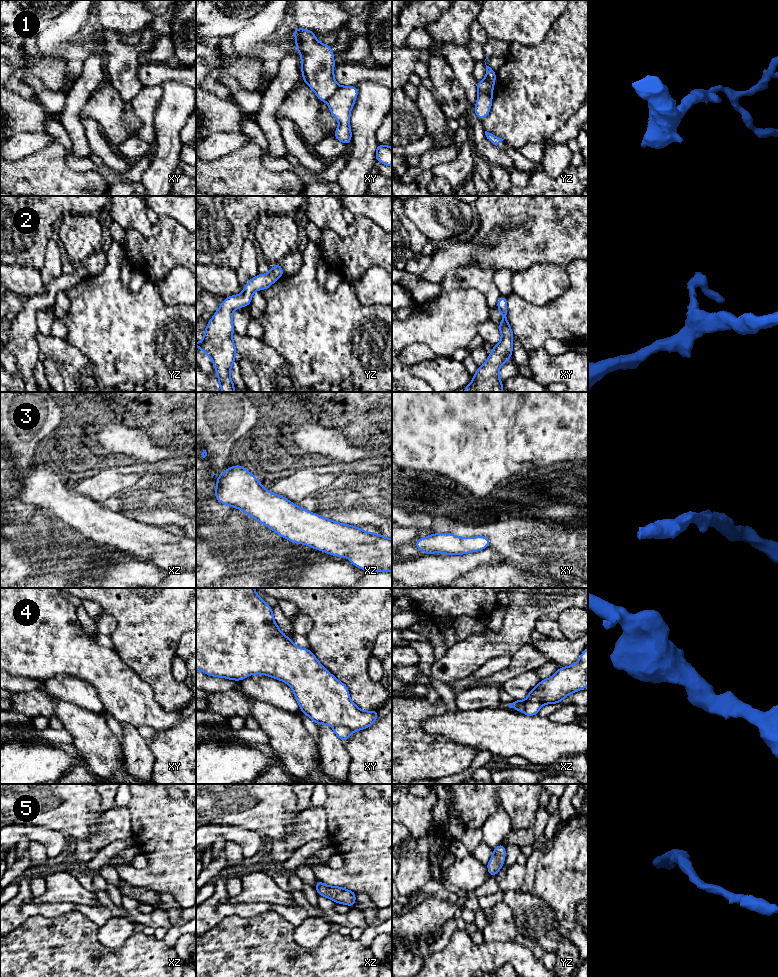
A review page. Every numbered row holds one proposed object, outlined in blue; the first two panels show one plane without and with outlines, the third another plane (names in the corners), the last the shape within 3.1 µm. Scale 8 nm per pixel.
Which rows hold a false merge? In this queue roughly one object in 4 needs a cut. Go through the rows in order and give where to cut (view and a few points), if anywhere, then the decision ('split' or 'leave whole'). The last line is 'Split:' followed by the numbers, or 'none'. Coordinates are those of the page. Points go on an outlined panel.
1: xy (339, 86), (327, 101) | split
2: no cut | leave whole
3: no cut | leave whole
4: xz (543, 700), (538, 696), (532, 696), (521, 710) | split
5: no cut | leave whole
Split: 1, 4

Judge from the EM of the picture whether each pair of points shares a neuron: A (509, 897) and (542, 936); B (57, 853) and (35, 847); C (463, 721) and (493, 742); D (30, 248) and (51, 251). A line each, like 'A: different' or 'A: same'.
A: same
B: different
C: same
D: different

